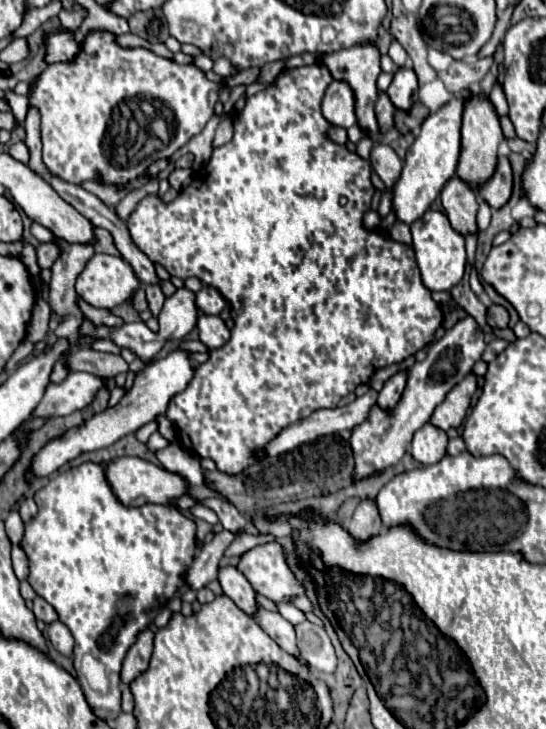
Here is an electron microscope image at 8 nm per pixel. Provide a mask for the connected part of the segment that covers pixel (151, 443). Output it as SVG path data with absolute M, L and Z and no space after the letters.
M153 432L153 434L149 436L149 440L147 440L147 444L145 444L145 446L147 446L147 450L149 450L149 452L153 452L153 454L155 454L157 450L165 448L167 444L169 444L169 442L167 442L159 432Z

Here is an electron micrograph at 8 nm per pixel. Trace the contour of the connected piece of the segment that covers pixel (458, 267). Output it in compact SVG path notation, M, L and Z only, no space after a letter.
M427 210L417 222L411 224L411 234L413 234L413 250L415 250L415 260L421 272L421 278L429 290L451 290L457 286L465 274L465 240L459 232L455 232L443 212Z

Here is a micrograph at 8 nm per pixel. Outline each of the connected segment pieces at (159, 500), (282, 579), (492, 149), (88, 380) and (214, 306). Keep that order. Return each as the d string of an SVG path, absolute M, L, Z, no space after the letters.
M115 458L111 462L107 462L105 468L105 478L115 494L115 498L123 504L123 506L143 506L143 504L169 504L171 498L179 498L187 492L187 482L179 476L173 474L165 468L159 468L147 460L141 458Z
M269 542L245 552L237 568L251 582L253 590L273 602L287 602L289 596L303 594L301 584L285 566L285 554L277 542Z
M471 94L463 106L463 126L461 126L461 158L457 166L457 176L469 182L471 186L481 186L485 178L493 176L497 166L497 148L505 140L499 116L489 98L481 98L479 94Z
M71 372L63 384L49 384L47 392L33 414L67 416L75 410L83 410L93 402L97 394L97 378L85 372Z
M203 286L199 292L197 292L197 308L203 312L203 314L219 314L225 306L227 306L227 300L221 296L221 292L213 286Z

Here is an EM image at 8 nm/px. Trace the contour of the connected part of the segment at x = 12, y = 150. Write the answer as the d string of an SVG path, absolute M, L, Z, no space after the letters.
M23 142L11 144L11 146L9 146L9 156L13 156L15 160L19 160L19 162L23 162L23 164L29 162L29 150L27 150L27 146L25 146Z

